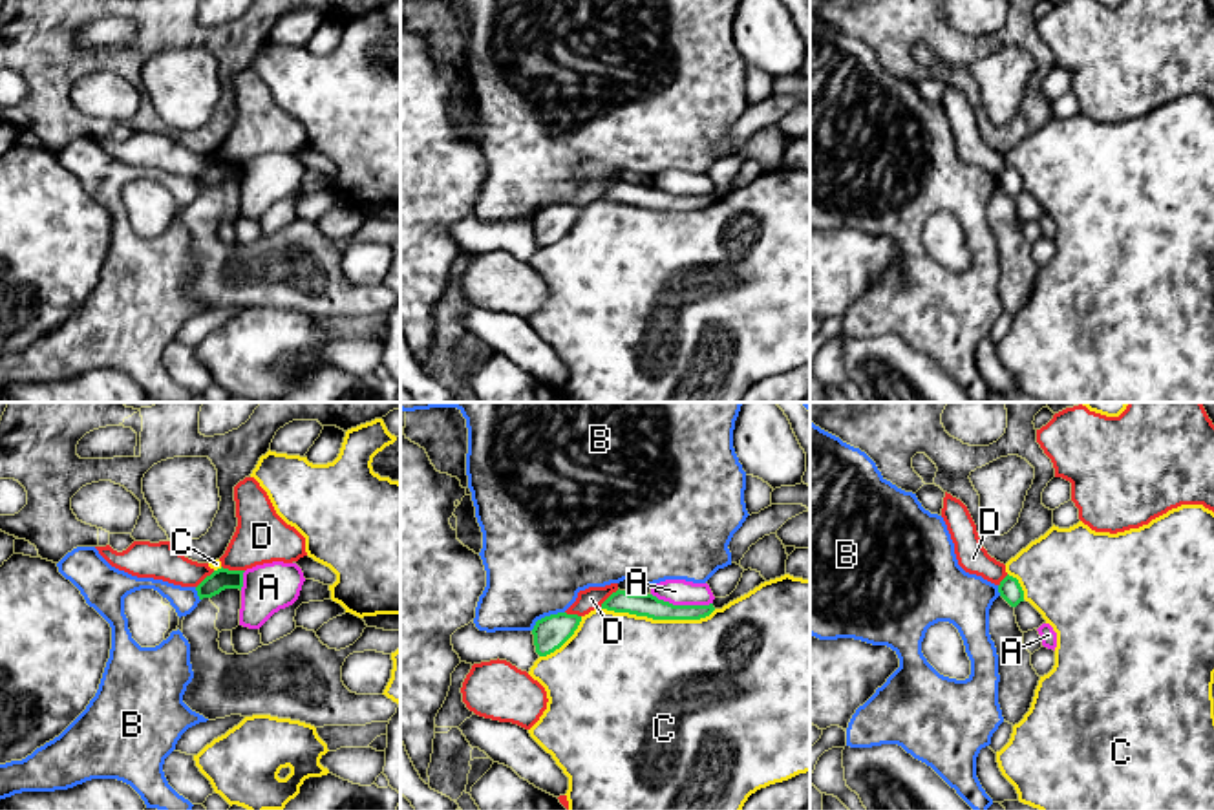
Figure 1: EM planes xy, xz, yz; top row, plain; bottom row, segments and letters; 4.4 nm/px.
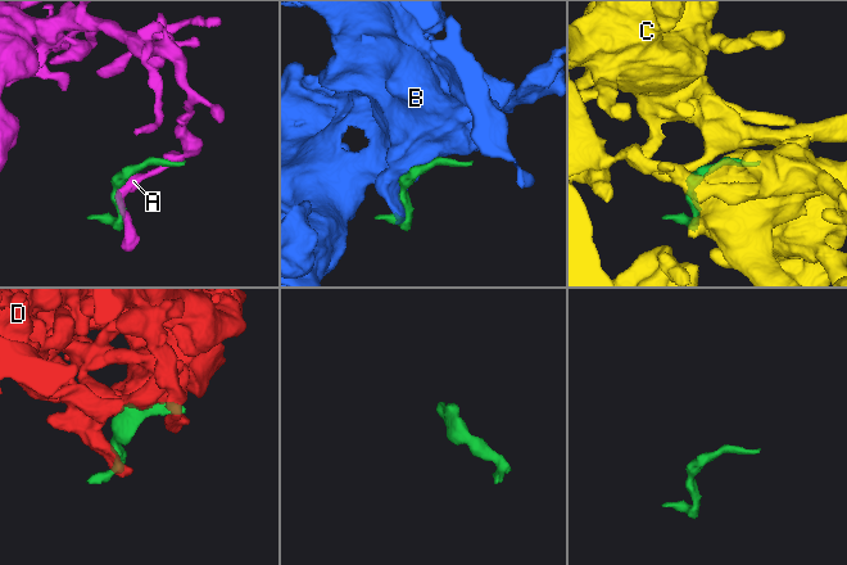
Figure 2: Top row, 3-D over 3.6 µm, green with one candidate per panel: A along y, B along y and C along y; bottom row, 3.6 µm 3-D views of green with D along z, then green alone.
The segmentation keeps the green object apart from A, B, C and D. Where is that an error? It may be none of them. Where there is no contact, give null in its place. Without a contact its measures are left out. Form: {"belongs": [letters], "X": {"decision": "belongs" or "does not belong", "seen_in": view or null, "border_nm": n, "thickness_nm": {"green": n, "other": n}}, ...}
{"belongs": [], "A": {"decision": "does not belong", "seen_in": "xz", "border_nm": 280, "thickness_nm": {"green": 100, "other": 110}}, "B": {"decision": "does not belong", "seen_in": "xz", "border_nm": 170, "thickness_nm": {"green": 150, "other": 460}}, "C": {"decision": "does not belong", "seen_in": "xz", "border_nm": 500, "thickness_nm": {"green": 100, "other": 500}}, "D": {"decision": "does not belong", "seen_in": "xy", "border_nm": 110, "thickness_nm": {"green": 90, "other": 240}}}

